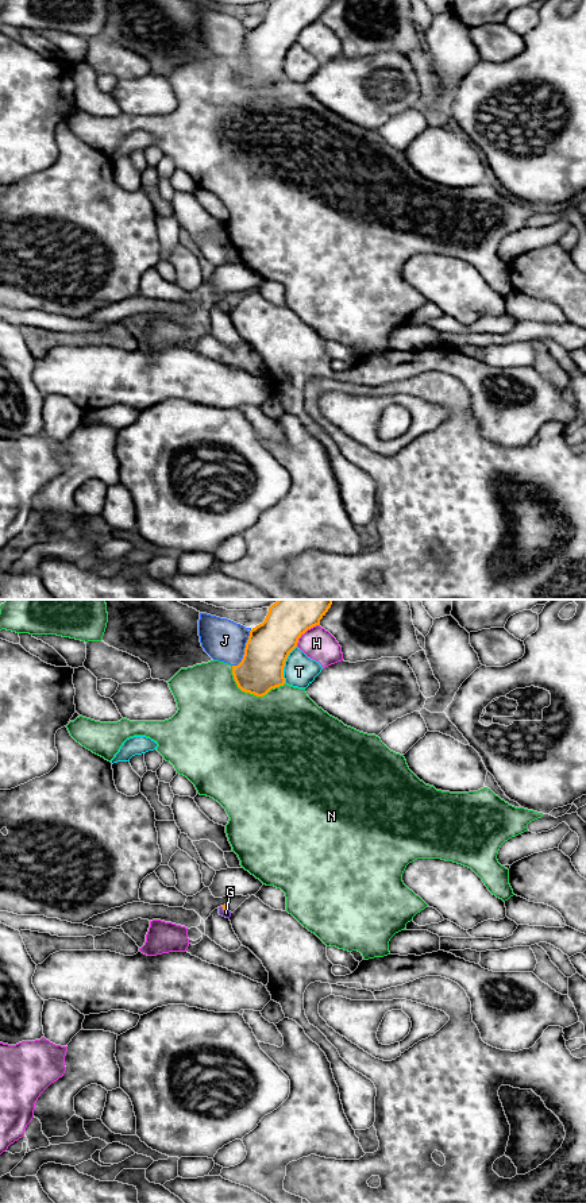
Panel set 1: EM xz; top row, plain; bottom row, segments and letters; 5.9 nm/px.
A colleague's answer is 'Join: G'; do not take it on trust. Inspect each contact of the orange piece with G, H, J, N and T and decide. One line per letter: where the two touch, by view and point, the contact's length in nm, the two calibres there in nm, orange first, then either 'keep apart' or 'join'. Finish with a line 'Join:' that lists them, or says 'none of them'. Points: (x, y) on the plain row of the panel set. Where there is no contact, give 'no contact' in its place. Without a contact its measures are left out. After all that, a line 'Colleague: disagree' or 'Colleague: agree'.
G: xz (224, 304) | 50 nm | 30/50 nm | join
H: xz (305, 26) | 190 nm | 260/190 nm | keep apart
J: xz (245, 45) | 260 nm | 260/260 nm | keep apart
N: xz (251, 88) | 340 nm | 260/480 nm | keep apart
T: xz (284, 60) | 240 nm | 260/190 nm | keep apart
Join: G
Colleague: agree

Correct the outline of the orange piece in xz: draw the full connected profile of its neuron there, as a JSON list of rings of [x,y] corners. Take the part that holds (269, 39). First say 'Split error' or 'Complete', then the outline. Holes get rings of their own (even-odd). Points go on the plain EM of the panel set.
Complete. [[[271,0],[265,16],[250,26],[244,50],[232,70],[238,82],[257,92],[285,80],[284,62],[298,34],[320,20],[331,0]]]

